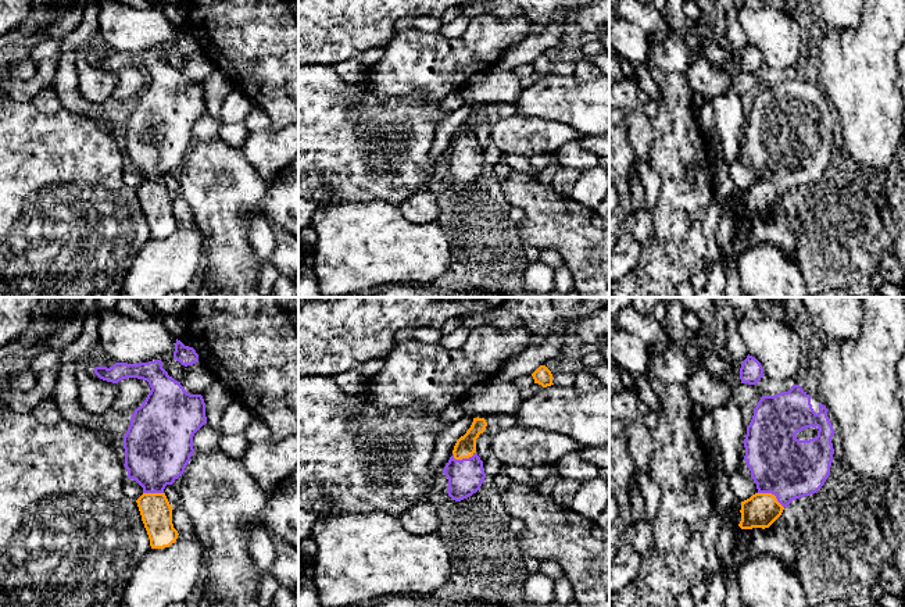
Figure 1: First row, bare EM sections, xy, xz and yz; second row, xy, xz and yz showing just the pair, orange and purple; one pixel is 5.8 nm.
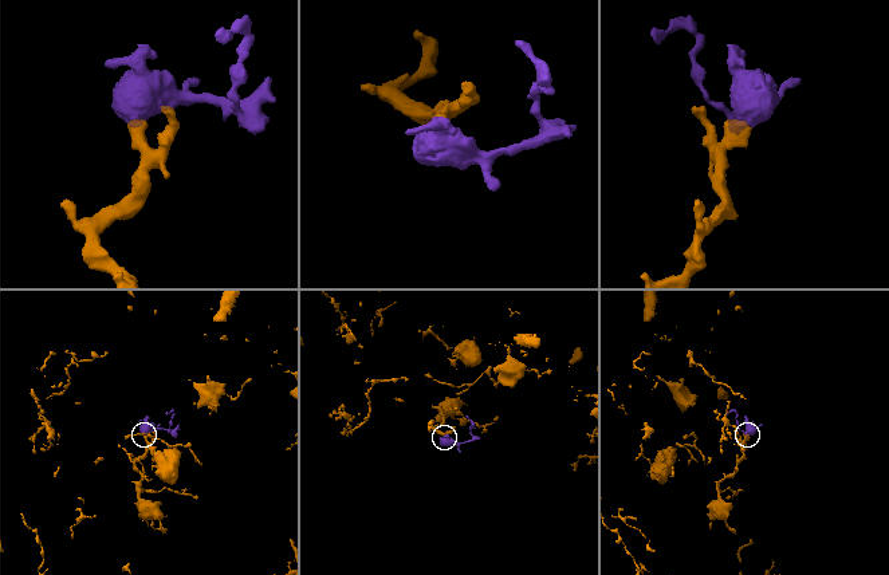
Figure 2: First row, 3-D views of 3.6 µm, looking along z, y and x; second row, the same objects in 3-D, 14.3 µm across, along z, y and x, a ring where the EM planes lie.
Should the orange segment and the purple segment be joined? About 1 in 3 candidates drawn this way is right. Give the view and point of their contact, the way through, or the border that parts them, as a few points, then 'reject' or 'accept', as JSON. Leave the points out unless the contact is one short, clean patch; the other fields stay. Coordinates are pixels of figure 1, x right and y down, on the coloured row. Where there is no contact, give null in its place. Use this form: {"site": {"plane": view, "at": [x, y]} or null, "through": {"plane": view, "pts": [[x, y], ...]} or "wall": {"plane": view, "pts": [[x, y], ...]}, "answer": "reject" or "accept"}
{"site": {"plane": "yz", "at": [771, 493]}, "through": {"plane": "yz", "pts": [[761, 510], [771, 500], [771, 493], [777, 486], [780, 464]]}, "answer": "accept"}

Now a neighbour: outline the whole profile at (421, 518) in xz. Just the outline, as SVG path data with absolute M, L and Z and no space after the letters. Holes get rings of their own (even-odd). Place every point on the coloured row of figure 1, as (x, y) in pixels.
M430 501L414 503L397 518L407 531L415 535L434 533L437 531L437 514Z

